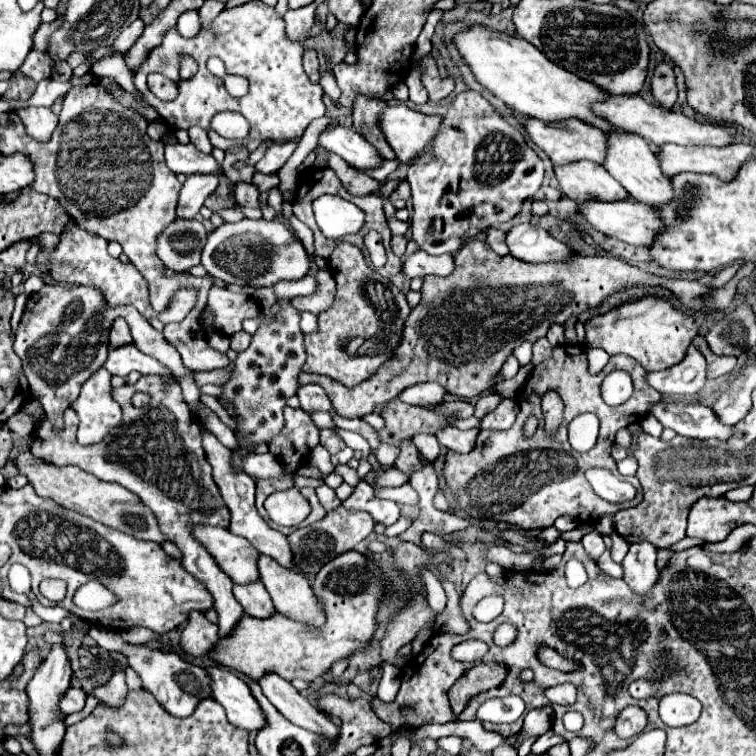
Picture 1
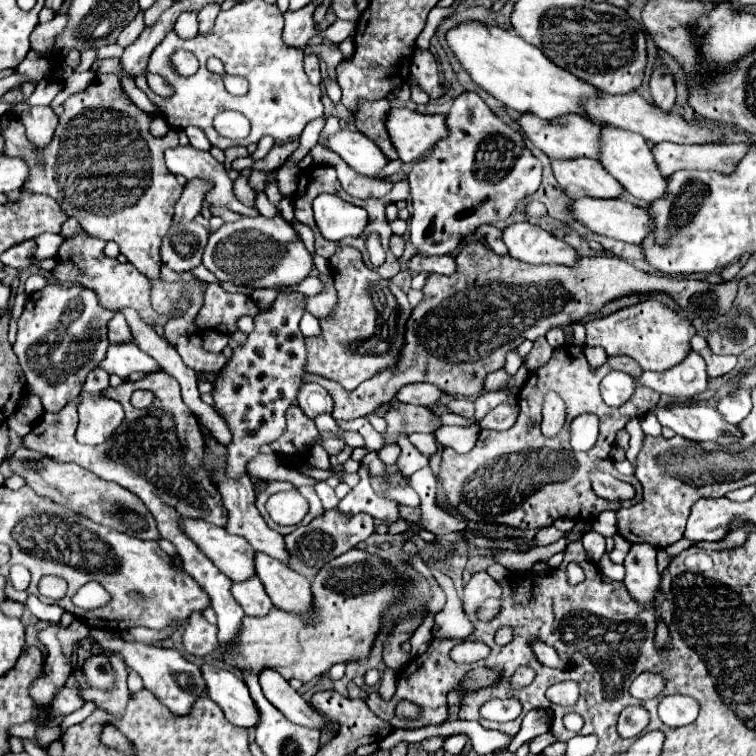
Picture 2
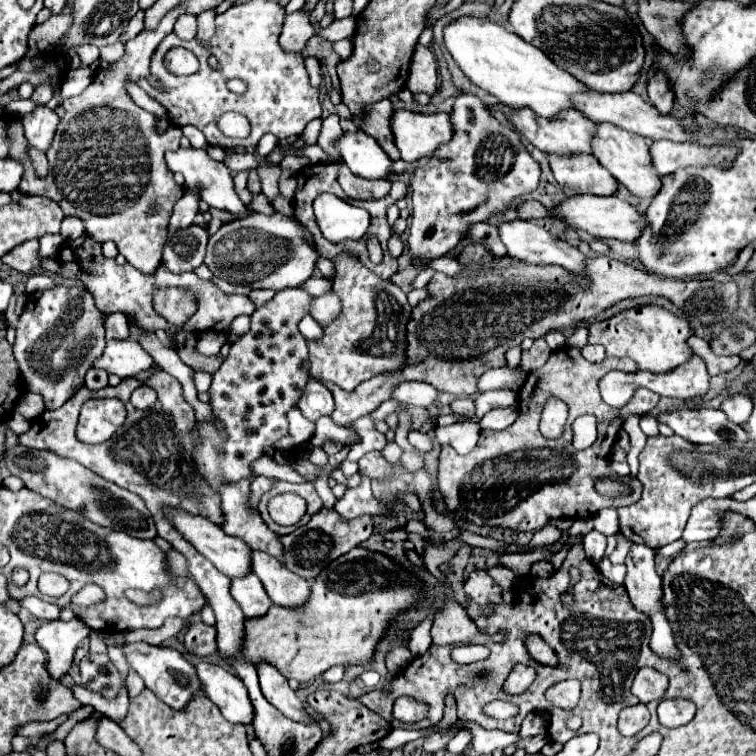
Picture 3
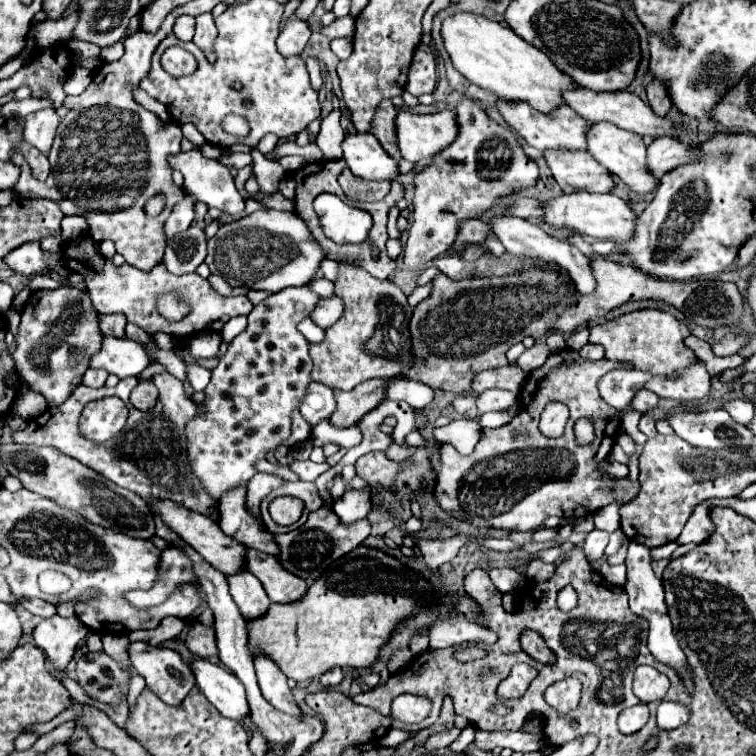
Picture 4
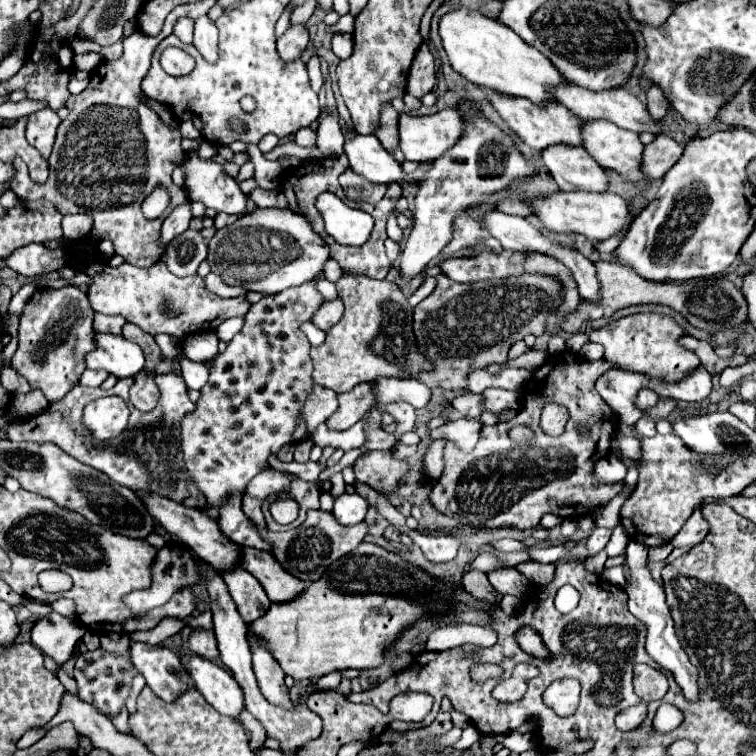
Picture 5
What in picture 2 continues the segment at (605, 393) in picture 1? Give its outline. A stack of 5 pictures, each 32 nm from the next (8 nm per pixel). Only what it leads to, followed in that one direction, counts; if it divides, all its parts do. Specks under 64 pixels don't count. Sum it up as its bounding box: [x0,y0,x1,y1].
[600,370,634,406]

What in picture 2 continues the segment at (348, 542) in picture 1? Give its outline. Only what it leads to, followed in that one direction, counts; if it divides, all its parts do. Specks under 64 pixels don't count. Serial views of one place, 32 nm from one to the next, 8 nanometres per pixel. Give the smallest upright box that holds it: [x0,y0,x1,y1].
[286,510,374,580]

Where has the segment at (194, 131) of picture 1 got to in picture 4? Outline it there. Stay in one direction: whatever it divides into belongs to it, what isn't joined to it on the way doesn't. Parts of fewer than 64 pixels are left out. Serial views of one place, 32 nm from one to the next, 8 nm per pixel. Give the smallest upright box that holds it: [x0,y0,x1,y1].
[180,124,206,148]

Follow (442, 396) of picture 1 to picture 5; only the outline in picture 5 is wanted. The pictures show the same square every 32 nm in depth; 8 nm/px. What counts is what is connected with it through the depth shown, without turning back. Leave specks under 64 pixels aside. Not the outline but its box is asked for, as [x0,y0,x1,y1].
[374,378,432,408]

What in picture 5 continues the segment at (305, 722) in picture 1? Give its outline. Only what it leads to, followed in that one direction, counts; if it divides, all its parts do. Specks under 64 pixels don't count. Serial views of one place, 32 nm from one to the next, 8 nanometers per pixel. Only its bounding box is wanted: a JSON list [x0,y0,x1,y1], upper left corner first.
[248,634,292,708]

